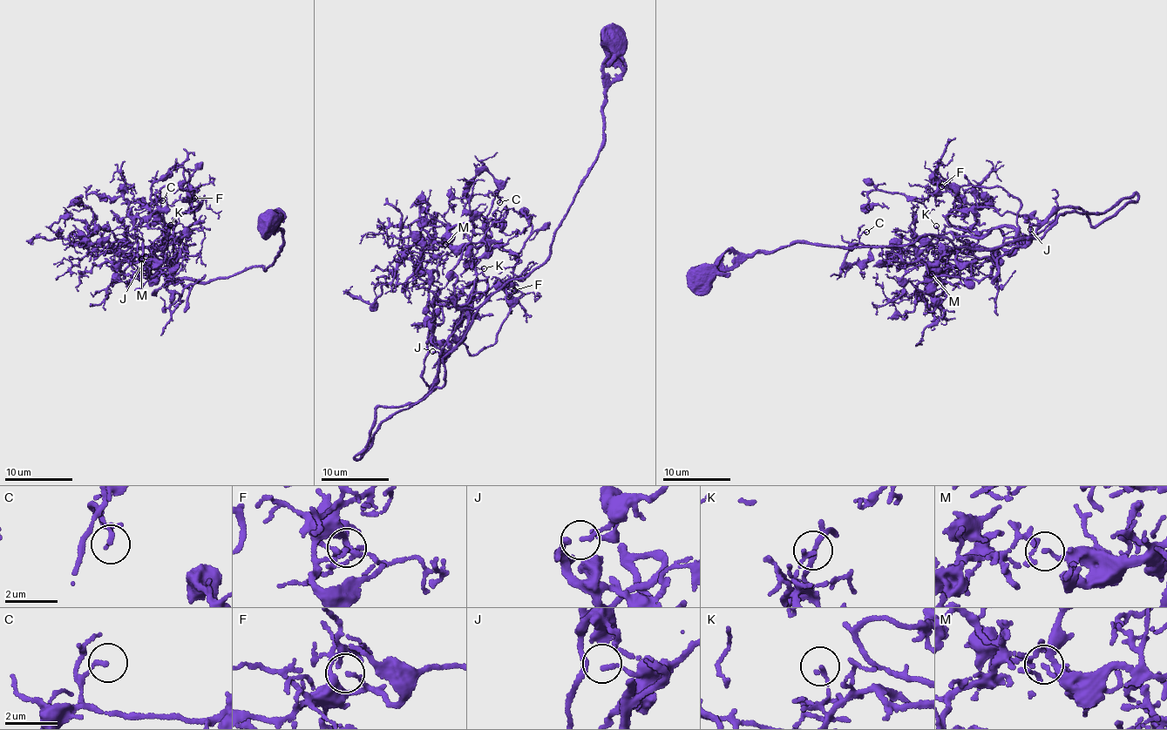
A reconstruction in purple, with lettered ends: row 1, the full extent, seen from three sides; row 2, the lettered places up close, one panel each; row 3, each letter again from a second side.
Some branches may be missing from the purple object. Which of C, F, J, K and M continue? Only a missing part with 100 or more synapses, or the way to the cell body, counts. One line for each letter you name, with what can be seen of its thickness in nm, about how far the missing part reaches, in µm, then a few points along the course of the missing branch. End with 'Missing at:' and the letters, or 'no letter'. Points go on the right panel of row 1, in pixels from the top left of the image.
Missing at: no letter

